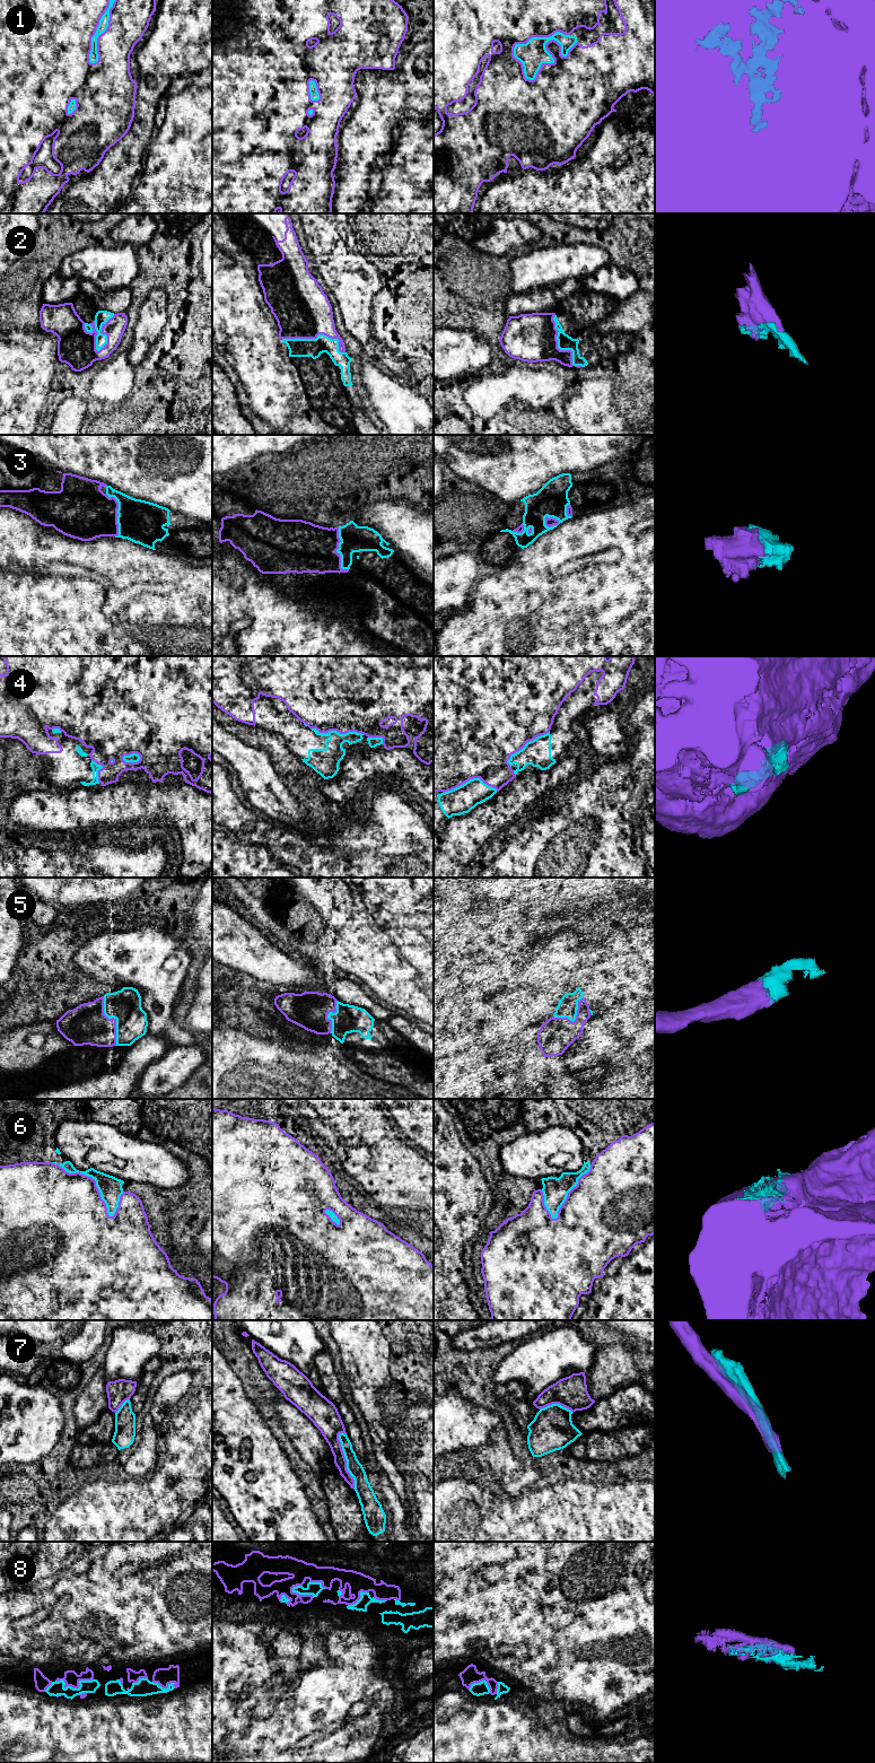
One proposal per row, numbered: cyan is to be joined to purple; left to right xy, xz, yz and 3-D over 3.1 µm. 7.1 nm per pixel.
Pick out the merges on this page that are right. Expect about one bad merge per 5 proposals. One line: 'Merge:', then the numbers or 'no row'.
Merge: 1, 2, 3, 4, 5, 6, 8

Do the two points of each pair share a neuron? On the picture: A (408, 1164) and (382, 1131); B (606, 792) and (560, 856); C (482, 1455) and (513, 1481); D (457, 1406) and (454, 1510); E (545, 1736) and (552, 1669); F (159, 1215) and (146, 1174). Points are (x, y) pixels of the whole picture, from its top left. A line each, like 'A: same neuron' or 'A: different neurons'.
A: same neuron
B: same neuron
C: same neuron
D: different neurons
E: different neurons
F: different neurons

